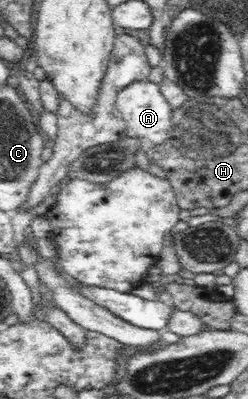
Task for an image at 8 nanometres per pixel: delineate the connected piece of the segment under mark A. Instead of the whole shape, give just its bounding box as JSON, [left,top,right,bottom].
[115,81,175,145]

